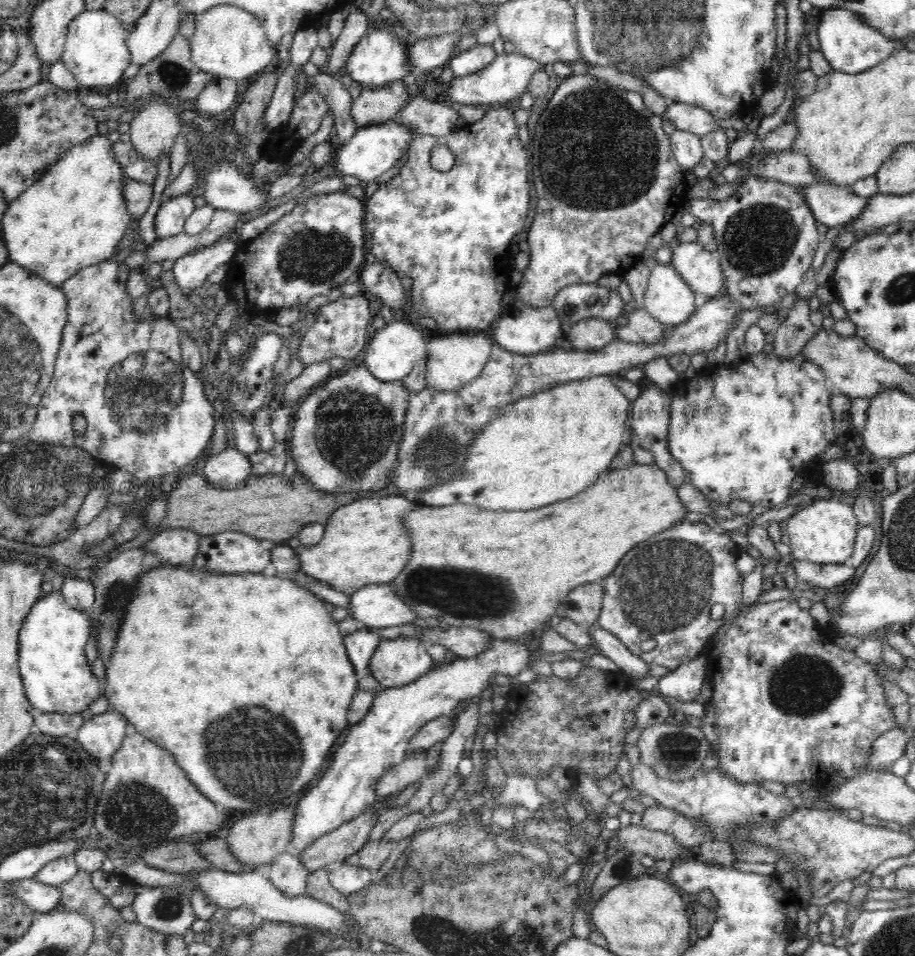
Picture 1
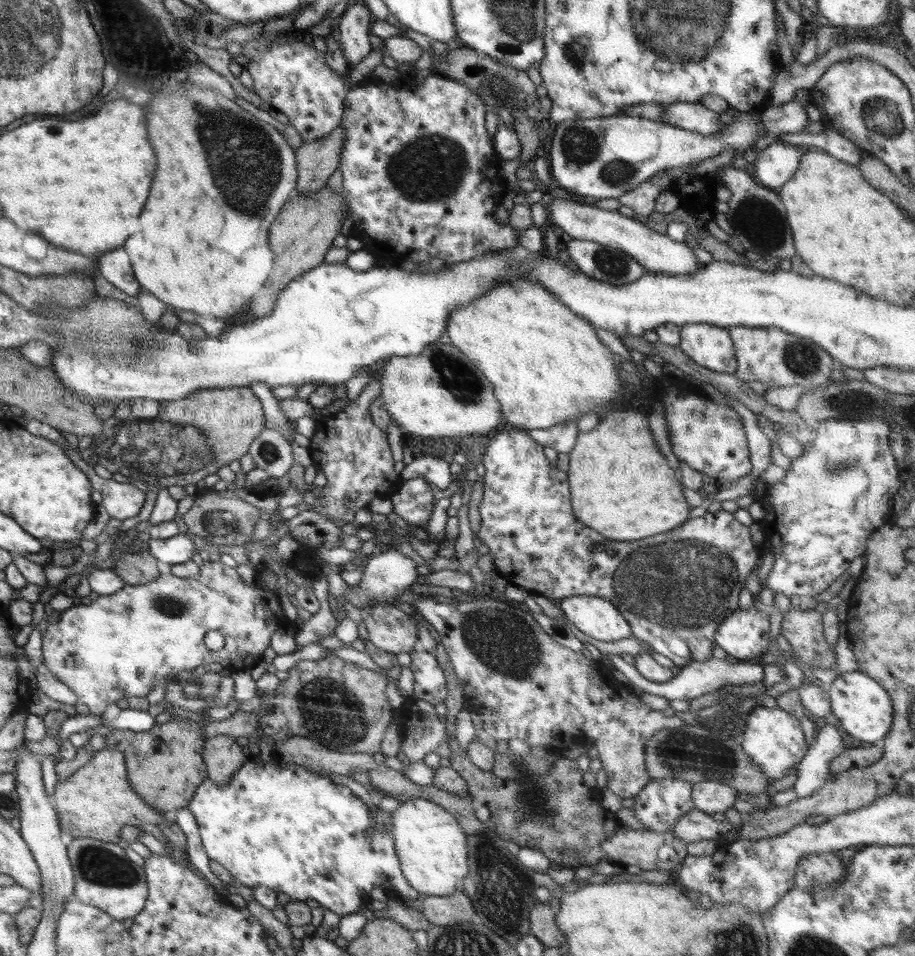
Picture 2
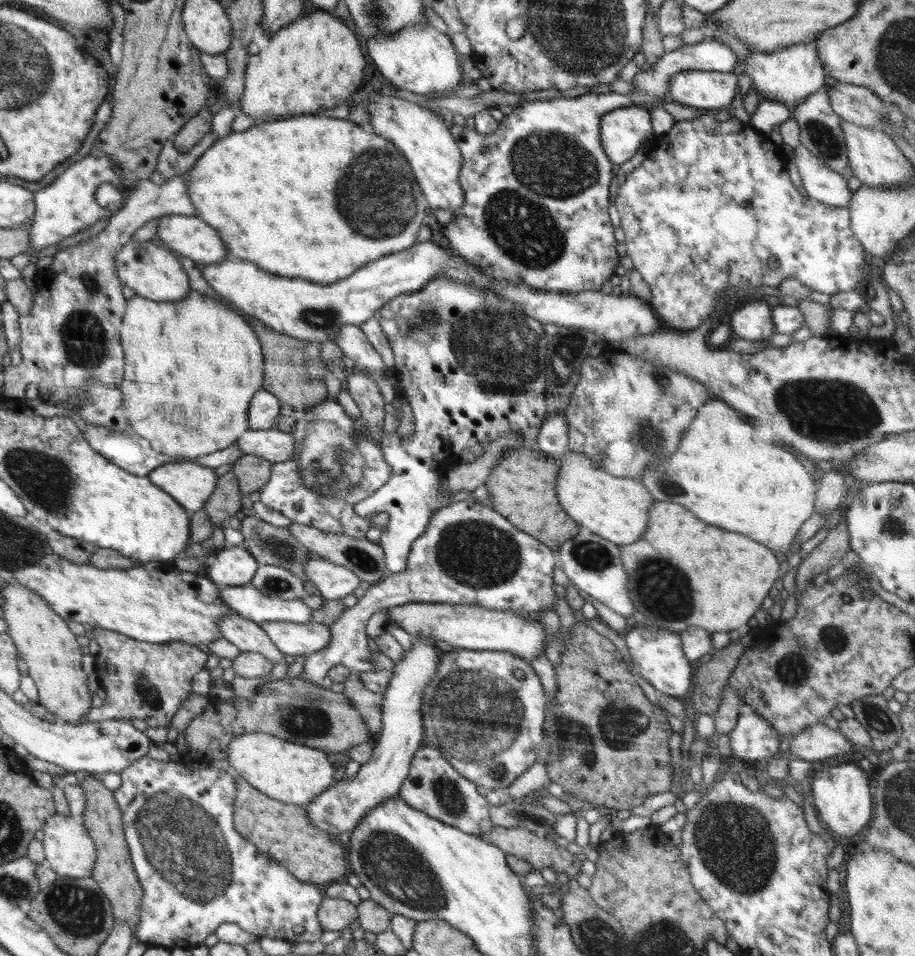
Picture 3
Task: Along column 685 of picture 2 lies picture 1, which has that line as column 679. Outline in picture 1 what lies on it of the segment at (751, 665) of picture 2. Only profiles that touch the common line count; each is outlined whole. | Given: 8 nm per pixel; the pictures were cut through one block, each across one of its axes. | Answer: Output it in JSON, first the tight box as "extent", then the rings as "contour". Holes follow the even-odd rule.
{"extent":[657,655,707,701],"contour":[[[701,655],[672,669],[657,683],[657,693],[671,701],[695,701],[707,681],[707,660]]]}

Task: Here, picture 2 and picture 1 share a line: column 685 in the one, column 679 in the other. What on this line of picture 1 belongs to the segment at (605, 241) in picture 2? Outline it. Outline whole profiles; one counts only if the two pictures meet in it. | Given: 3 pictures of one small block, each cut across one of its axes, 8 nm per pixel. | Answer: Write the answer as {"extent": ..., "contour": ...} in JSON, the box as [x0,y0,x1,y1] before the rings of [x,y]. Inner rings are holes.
{"extent":[671,241,725,298],"contour":[[[698,241],[674,243],[673,247],[671,264],[695,293],[705,294],[710,298],[724,294],[725,280],[716,253],[706,250]]]}

